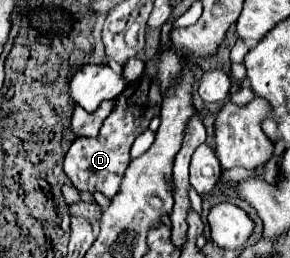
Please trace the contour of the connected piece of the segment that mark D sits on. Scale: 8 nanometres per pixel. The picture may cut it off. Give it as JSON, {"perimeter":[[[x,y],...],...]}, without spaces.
{"perimeter":[[[168,19],[166,25],[162,27],[160,33],[160,47],[156,51],[156,55],[146,63],[146,71],[140,79],[136,79],[134,83],[130,83],[126,87],[124,93],[120,93],[114,99],[114,111],[110,113],[110,117],[104,121],[100,135],[98,137],[78,137],[66,157],[64,157],[64,171],[68,175],[68,179],[72,181],[72,185],[78,191],[84,193],[104,193],[106,197],[114,197],[120,191],[120,183],[124,177],[126,167],[130,165],[130,147],[134,143],[134,139],[148,129],[150,119],[156,117],[160,113],[160,105],[162,105],[162,91],[160,91],[160,81],[158,81],[158,57],[162,51],[170,49],[170,33],[172,29],[172,20]]]}

